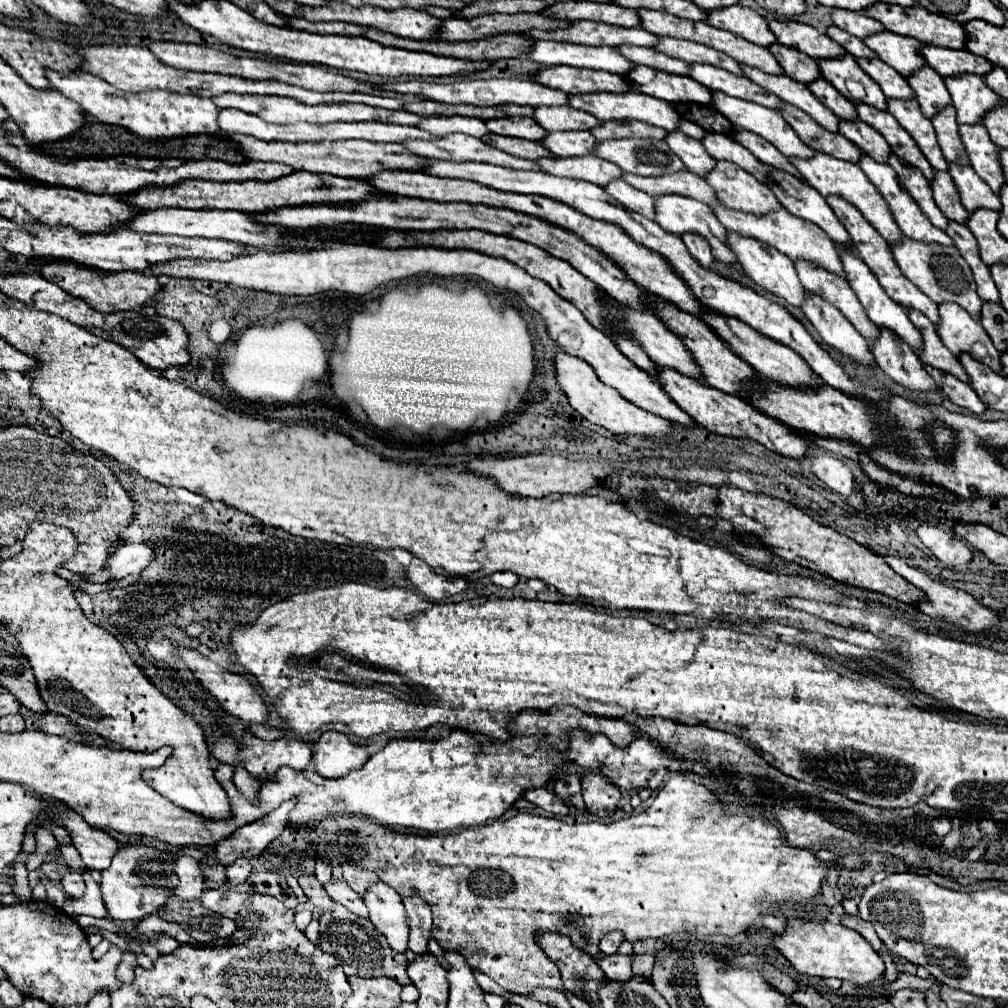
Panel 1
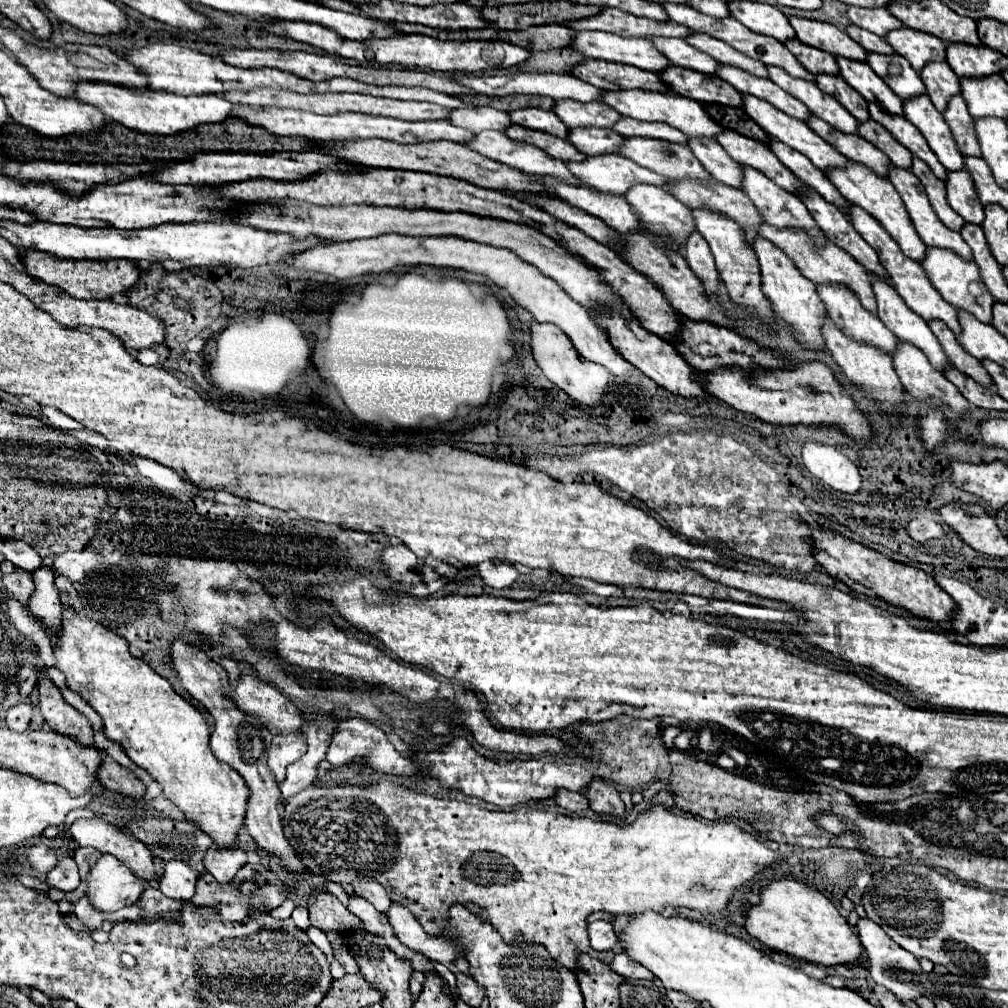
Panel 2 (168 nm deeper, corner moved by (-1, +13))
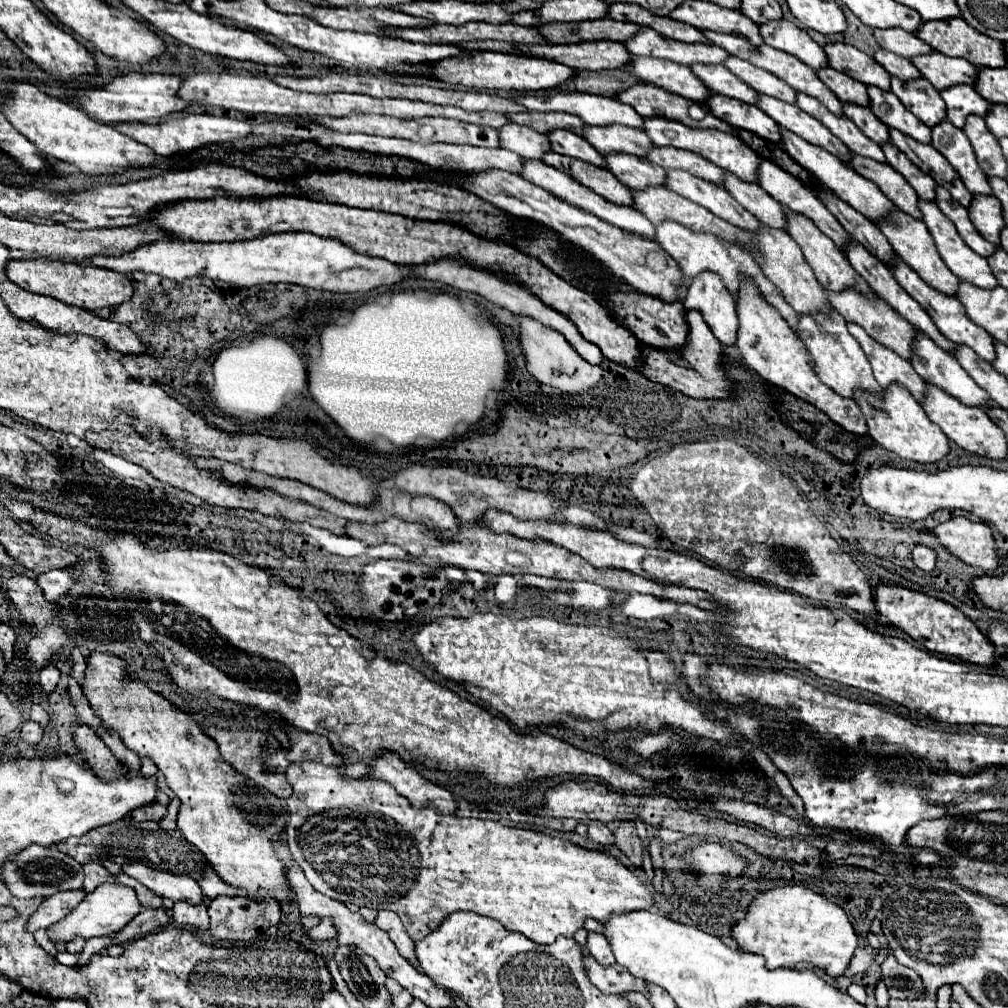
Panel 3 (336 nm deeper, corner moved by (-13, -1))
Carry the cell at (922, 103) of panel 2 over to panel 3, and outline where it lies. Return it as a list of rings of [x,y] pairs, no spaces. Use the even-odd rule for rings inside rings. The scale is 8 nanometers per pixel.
[[[948,118],[932,128],[932,146],[952,164],[952,168],[960,174],[962,182],[972,194],[992,192],[988,176],[980,170],[976,154],[966,134],[960,128],[956,128],[952,122],[948,122]]]

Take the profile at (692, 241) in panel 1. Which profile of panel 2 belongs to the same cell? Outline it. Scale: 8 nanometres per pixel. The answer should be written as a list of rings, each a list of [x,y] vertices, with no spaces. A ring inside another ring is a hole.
[[[694,232],[688,238],[686,248],[684,248],[684,256],[686,256],[686,262],[690,264],[692,272],[702,280],[706,296],[712,298],[718,292],[720,278],[718,278],[718,270],[716,270],[712,252],[710,252],[706,240],[702,240],[702,236],[698,232]]]

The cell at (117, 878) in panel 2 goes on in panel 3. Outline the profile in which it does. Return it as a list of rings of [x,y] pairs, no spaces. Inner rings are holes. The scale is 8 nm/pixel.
[[[100,884],[94,892],[86,894],[86,898],[60,922],[56,922],[54,926],[50,926],[48,936],[52,942],[70,942],[74,936],[82,936],[92,938],[92,936],[106,936],[106,934],[114,934],[120,932],[138,912],[142,910],[142,904],[136,896],[136,890],[124,884]]]

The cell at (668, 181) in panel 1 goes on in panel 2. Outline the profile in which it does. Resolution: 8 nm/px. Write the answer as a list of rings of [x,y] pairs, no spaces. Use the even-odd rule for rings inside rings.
[[[682,180],[670,182],[670,192],[692,210],[706,208],[710,212],[730,216],[730,220],[742,226],[748,246],[754,246],[754,240],[760,236],[758,224],[762,224],[764,218],[742,190],[724,186],[720,182],[698,184],[696,180]]]

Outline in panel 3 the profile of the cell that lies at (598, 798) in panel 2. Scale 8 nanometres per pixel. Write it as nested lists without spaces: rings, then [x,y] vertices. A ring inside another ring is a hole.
[[[618,822],[614,828],[614,838],[616,846],[630,858],[630,862],[634,866],[642,866],[642,840],[634,822]]]

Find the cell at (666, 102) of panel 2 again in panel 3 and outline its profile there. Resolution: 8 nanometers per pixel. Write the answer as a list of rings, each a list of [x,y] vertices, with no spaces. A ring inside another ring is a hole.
[[[654,116],[654,118],[644,118],[644,128],[642,128],[650,140],[656,144],[656,146],[674,146],[674,148],[684,148],[684,150],[690,150],[690,152],[696,152],[700,154],[702,158],[714,162],[716,166],[736,174],[740,180],[746,180],[746,182],[756,182],[756,168],[758,168],[758,162],[760,162],[760,156],[748,148],[740,138],[736,138],[734,134],[728,134],[728,132],[720,132],[720,130],[700,130],[700,128],[690,128],[690,126],[684,126],[682,122],[678,120],[666,120],[664,116]]]

